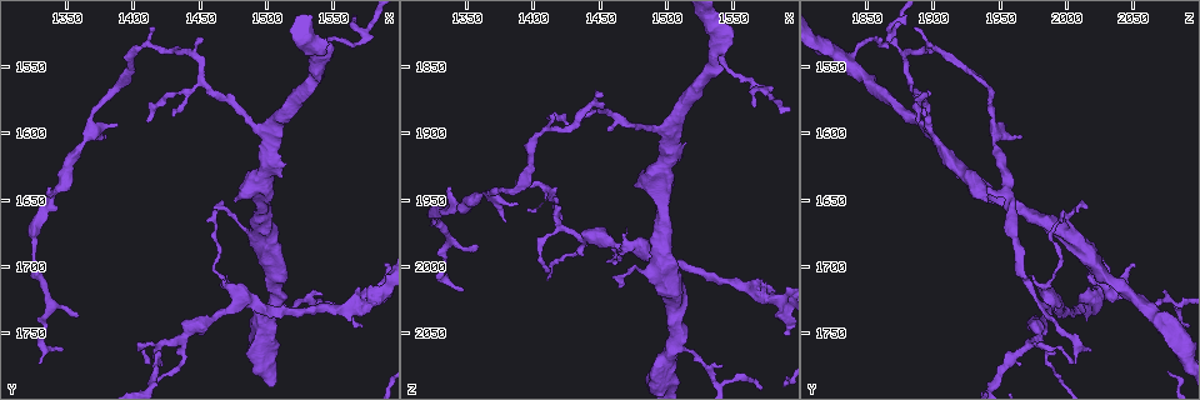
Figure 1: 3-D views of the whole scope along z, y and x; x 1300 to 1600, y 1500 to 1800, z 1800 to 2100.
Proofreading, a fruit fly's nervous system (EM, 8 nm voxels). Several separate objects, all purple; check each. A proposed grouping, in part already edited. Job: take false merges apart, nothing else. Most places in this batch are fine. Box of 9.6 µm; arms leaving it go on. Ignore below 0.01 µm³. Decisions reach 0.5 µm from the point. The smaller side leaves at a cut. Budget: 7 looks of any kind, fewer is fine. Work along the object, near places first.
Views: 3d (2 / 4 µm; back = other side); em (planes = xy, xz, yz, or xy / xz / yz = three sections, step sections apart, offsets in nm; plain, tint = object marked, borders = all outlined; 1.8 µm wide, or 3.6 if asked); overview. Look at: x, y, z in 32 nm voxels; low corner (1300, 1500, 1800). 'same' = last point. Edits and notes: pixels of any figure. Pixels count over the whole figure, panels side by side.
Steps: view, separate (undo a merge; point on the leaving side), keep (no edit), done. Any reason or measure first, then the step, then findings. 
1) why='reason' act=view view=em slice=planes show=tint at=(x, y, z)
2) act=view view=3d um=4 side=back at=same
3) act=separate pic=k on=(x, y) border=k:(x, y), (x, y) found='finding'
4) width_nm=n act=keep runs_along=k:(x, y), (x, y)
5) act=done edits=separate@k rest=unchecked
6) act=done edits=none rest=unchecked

why='sudden change in width' act=view view=3d um=4 at=(1556, 1732, 2016)

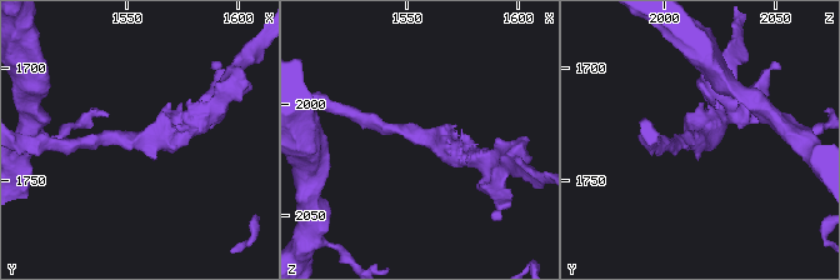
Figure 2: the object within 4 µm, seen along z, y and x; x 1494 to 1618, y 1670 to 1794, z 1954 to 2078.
arm_widths_nm=170,320 why='now the EM' act=view view=em slice=yz step=16 show=tint at=(1557, 1732, 2016)

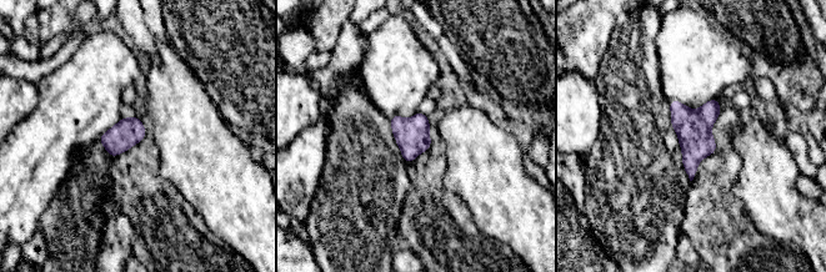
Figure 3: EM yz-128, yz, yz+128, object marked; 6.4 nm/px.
act=view view=em slice=planes show=borders at=same

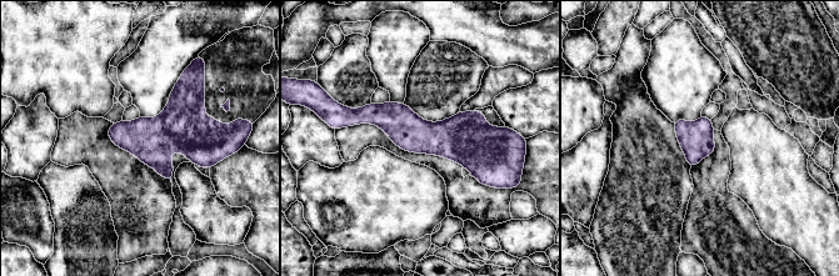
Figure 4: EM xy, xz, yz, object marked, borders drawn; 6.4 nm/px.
act=keep runs_along=4:(348, 121), (495, 134) found='continuous, no second neuron'

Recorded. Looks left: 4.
why='a fork' act=view view=em slice=xz step=8 show=tint at=(1480, 1724, 1986)

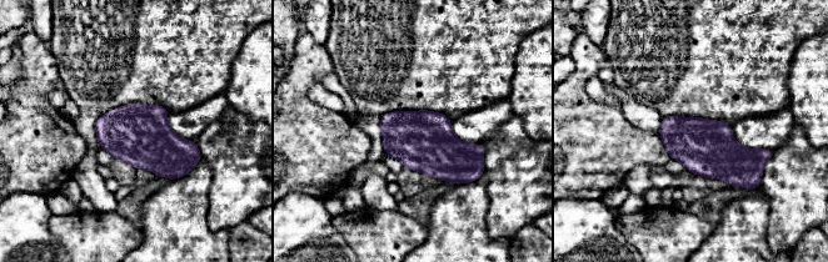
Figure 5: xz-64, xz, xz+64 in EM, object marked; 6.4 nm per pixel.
act=keep found='one neuron here'

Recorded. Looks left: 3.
act=done edits=none rest=unchecked

